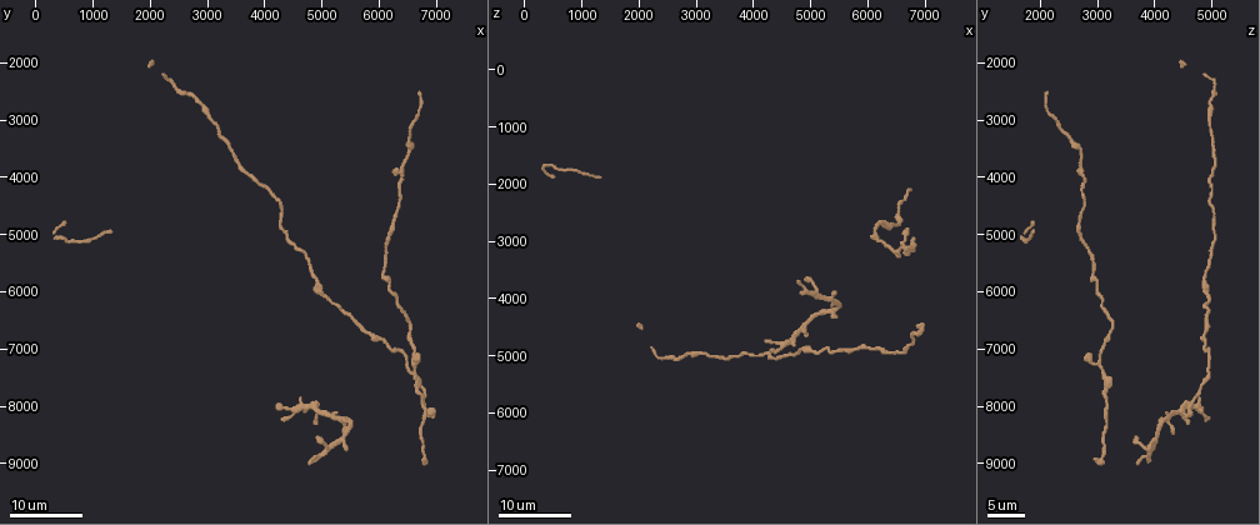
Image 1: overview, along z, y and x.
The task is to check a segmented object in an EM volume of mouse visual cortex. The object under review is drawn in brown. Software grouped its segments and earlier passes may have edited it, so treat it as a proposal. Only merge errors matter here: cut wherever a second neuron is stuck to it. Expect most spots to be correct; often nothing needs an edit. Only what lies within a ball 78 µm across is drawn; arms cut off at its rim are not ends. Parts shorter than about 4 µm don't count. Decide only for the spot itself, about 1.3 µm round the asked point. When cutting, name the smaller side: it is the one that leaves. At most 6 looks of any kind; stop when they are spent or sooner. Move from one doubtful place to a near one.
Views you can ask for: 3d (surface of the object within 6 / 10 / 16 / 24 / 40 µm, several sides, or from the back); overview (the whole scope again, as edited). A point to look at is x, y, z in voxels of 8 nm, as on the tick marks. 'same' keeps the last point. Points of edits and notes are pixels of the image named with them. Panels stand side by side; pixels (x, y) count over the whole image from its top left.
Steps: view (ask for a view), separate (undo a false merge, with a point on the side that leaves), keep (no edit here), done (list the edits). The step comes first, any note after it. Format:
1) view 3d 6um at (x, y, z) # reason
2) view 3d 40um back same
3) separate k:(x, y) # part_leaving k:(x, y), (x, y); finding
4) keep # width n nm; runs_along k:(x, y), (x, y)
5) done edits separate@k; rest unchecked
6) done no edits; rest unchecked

view 3d 24um at (6600, 7350, 3050) # sudden change in width

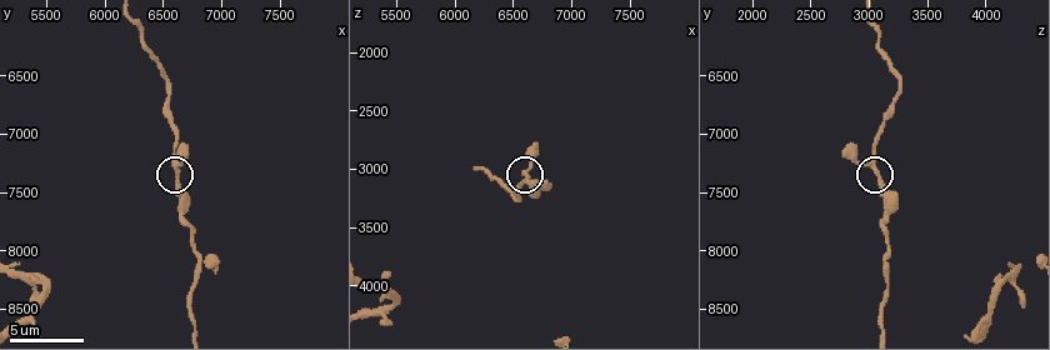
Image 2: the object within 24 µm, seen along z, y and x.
view 3d 6um at (6620, 7340, 3080)

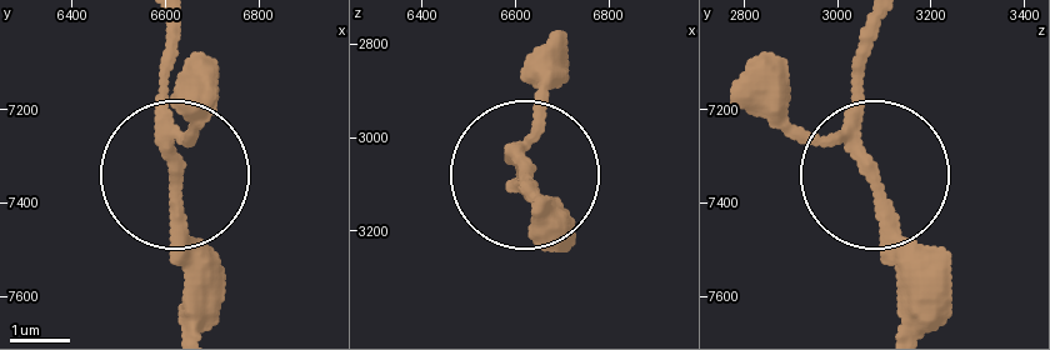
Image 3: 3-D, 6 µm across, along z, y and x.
keep # continuous, no second neuron

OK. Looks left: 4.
view 3d 10um at (5500, 8300, 4100)

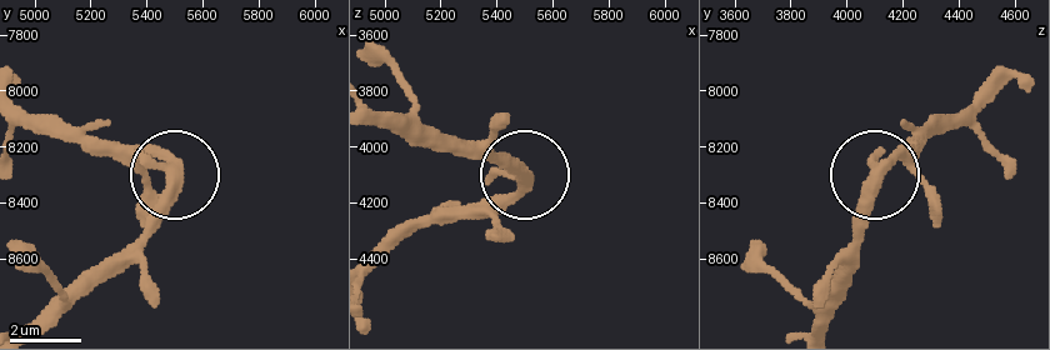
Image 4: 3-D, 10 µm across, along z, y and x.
keep # continuous, no second neuron

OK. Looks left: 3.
view 3d 16um at (6550, 3350, 2550) # sudden change in width

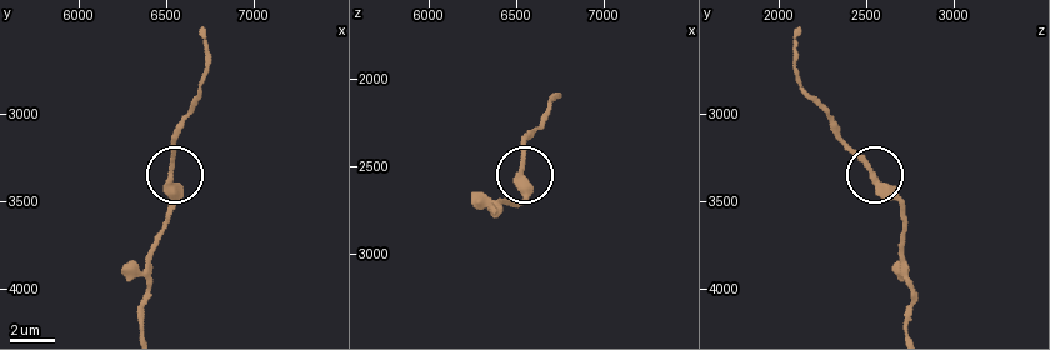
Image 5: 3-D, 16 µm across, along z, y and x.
view 3d 6um at (6540, 3340, 2540)

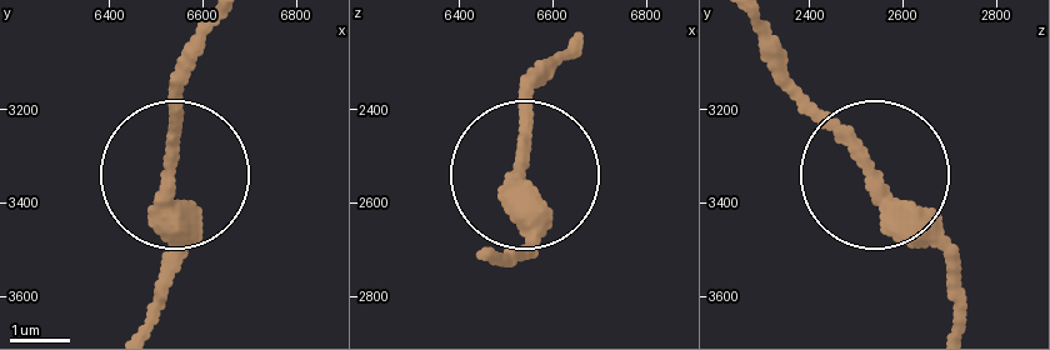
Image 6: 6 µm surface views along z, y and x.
keep # runs_along 6:(148, 318), (168, 258), (168, 94), (181, 54); one neuron here

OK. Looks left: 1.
done no edits; rest unchecked

